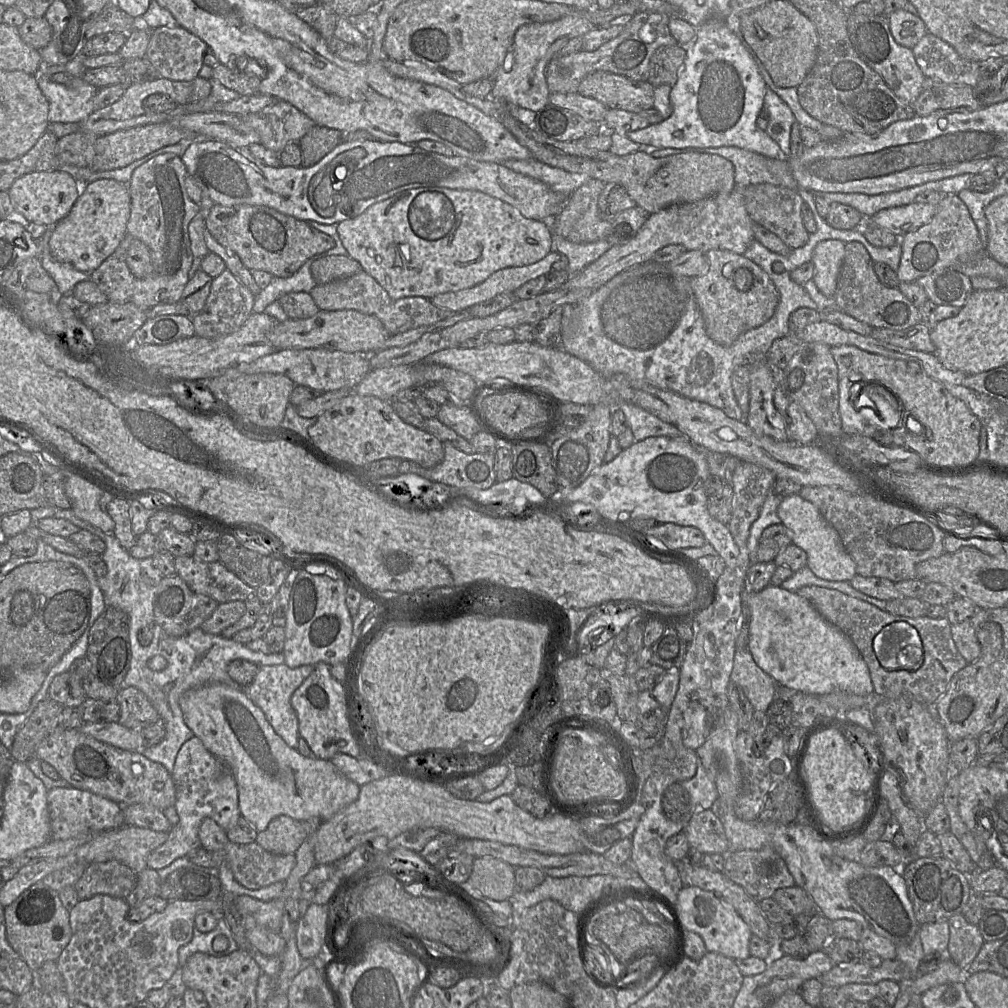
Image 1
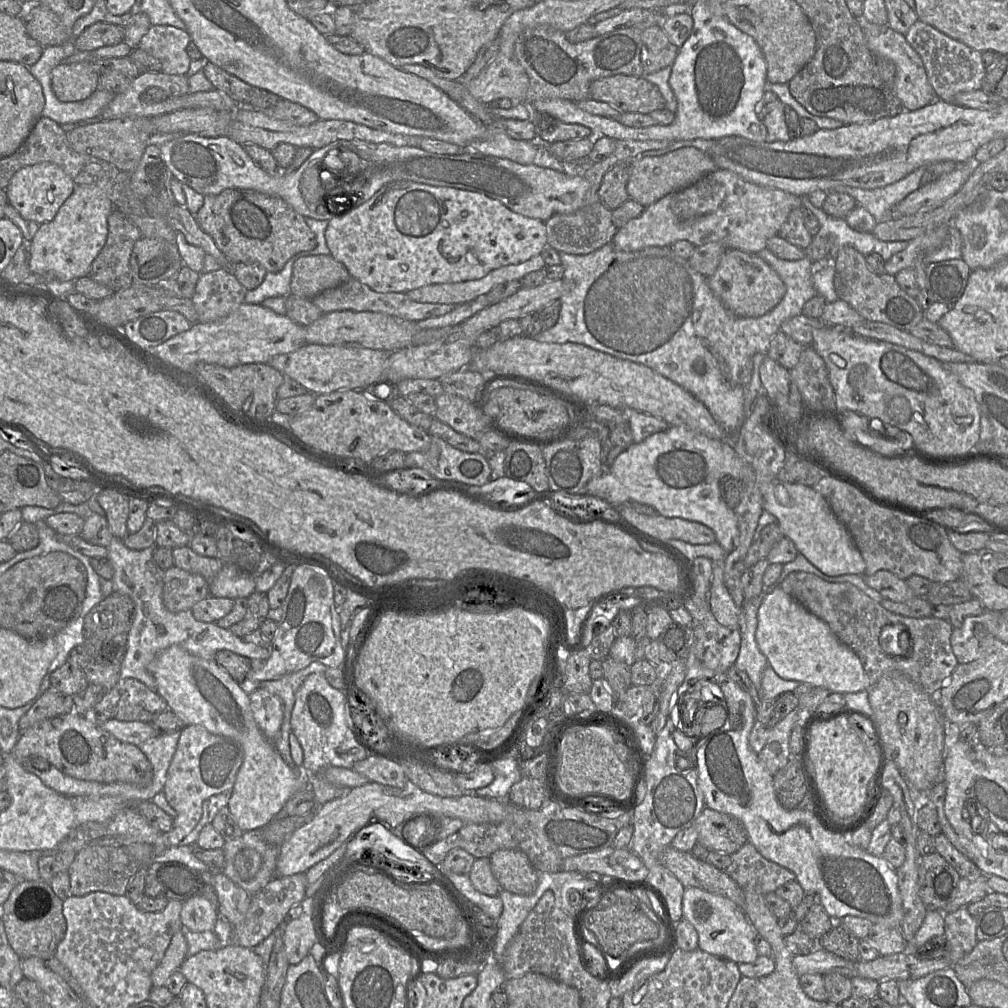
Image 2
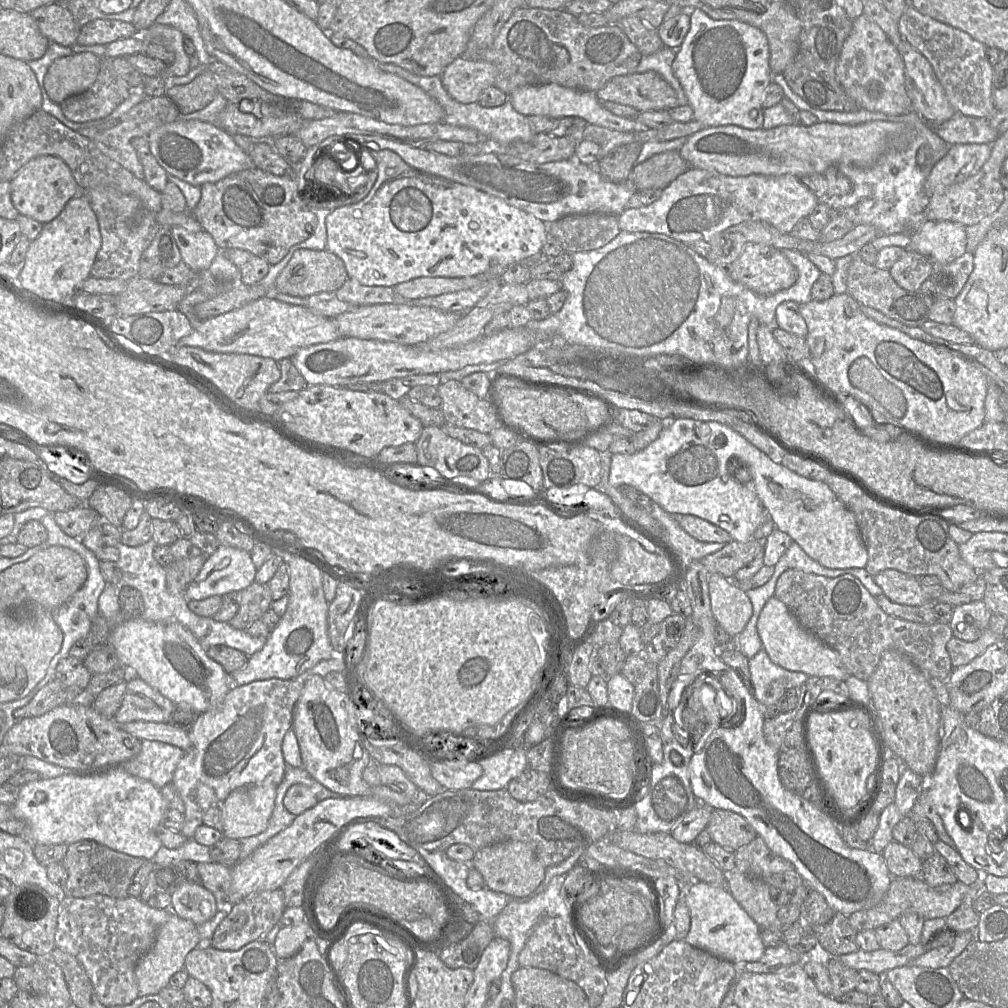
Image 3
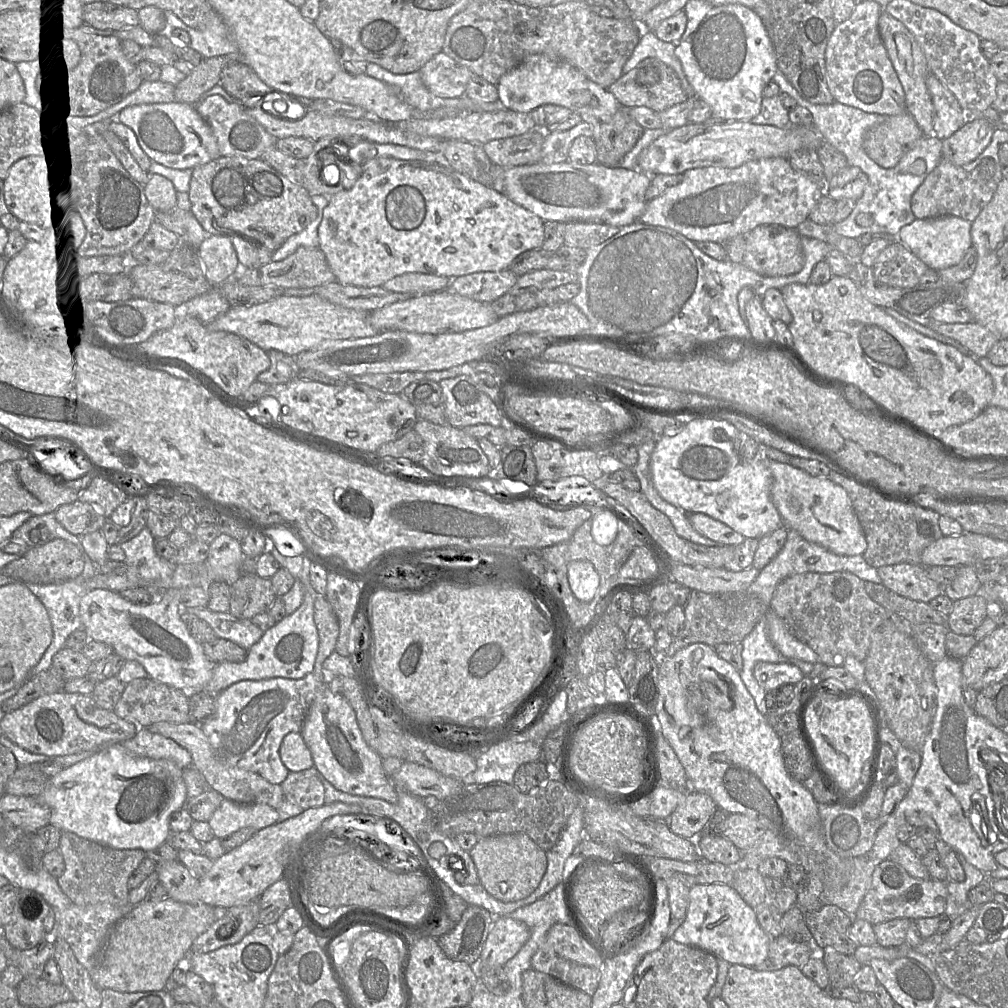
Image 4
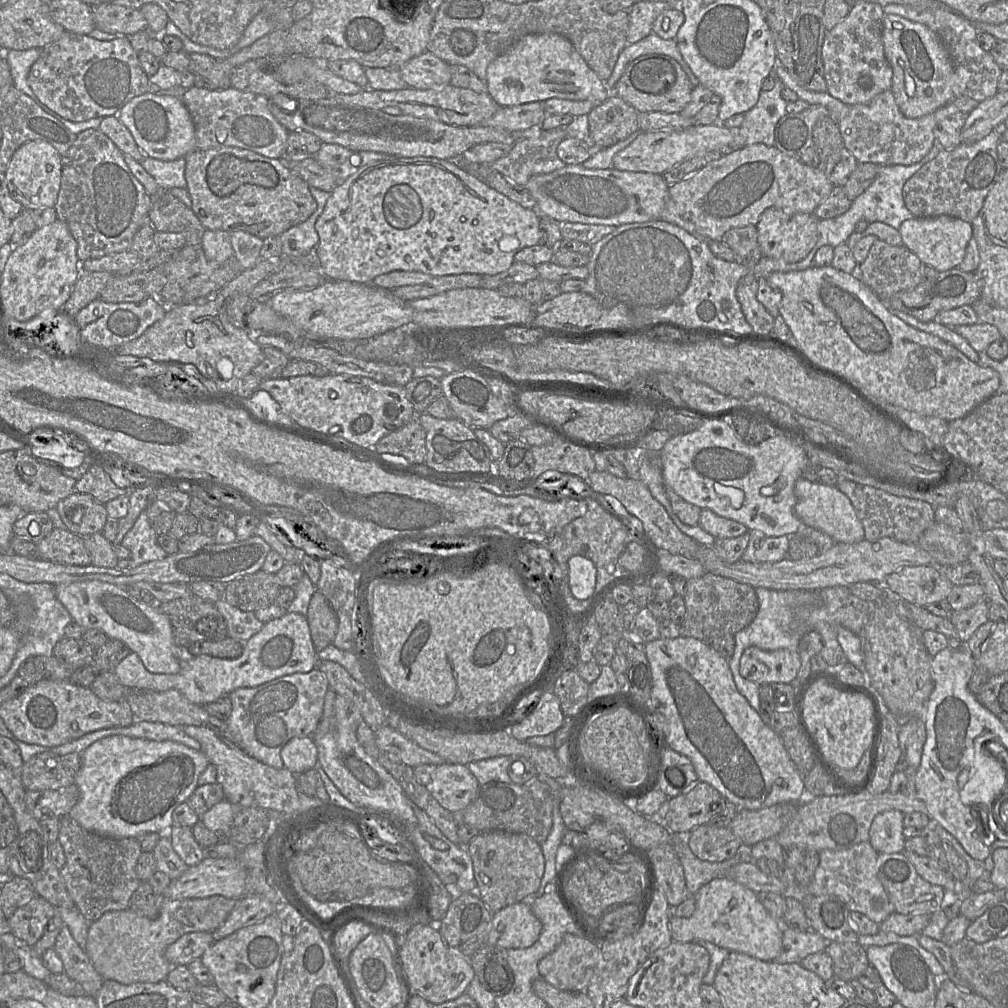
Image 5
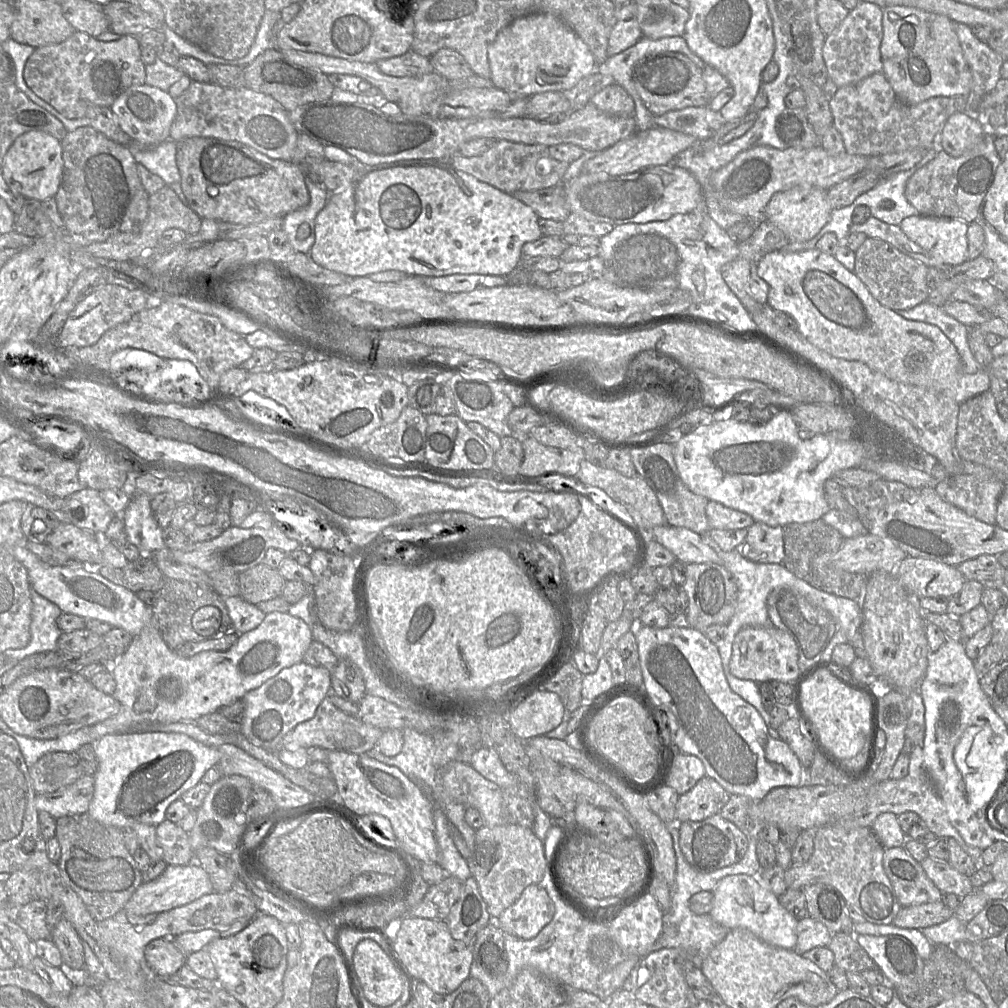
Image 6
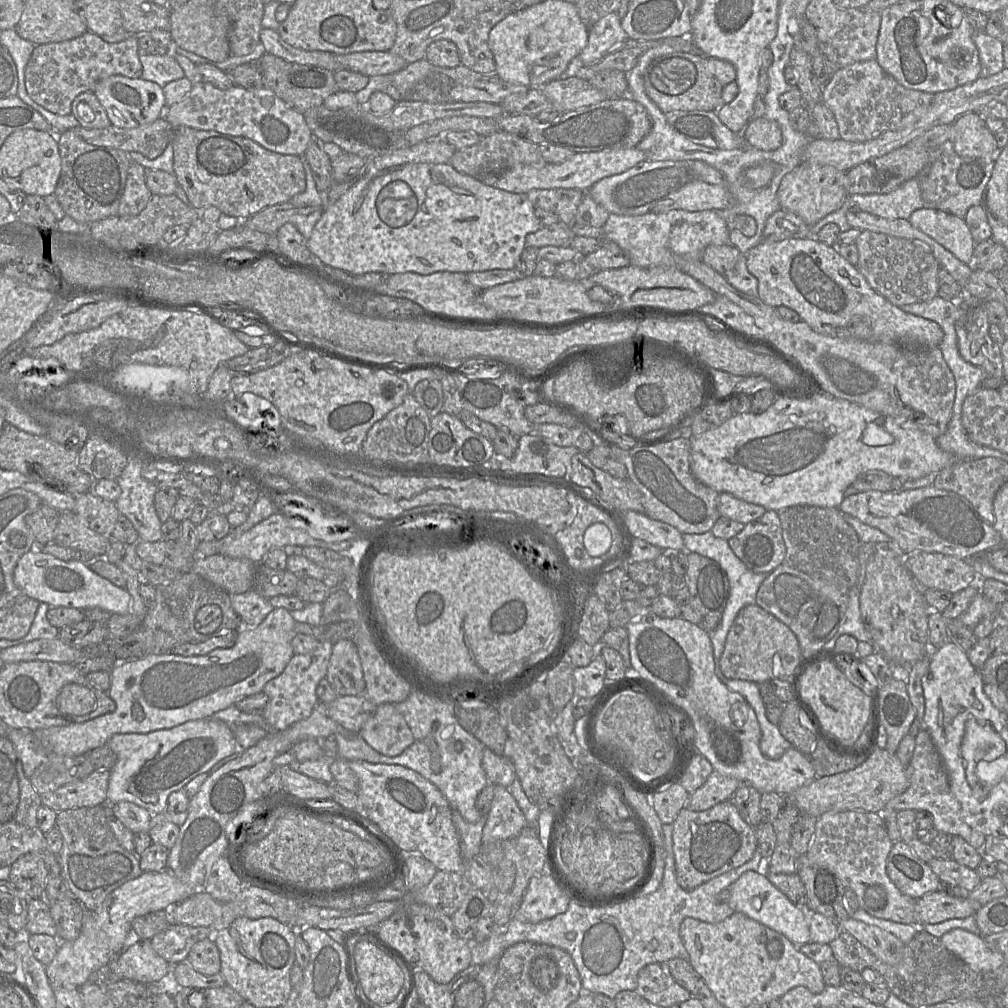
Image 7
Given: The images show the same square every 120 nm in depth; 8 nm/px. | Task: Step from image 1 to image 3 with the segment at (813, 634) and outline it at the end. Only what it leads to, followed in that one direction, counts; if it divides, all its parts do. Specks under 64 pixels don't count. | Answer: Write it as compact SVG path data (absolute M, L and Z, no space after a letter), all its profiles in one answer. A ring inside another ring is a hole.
M775 596L763 607L758 617L757 631L770 660L786 670L803 672L808 676L833 677L842 681L850 676L837 652L802 627L787 606Z

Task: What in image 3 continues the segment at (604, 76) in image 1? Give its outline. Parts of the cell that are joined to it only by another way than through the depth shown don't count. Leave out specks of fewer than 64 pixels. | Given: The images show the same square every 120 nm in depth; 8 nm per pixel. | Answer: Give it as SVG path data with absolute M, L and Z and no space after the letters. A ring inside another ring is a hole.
M655 71L616 76L596 96L601 102L628 105L639 113L668 111L679 106L674 89Z

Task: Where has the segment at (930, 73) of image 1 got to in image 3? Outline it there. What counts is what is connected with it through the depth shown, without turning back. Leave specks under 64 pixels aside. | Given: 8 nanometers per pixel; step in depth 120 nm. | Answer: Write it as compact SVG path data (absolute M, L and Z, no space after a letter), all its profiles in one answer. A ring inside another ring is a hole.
M908 6L898 20L902 38L906 39L931 64L946 97L956 113L990 118L996 108L993 102L993 65L985 54L986 46L968 33L937 21Z

